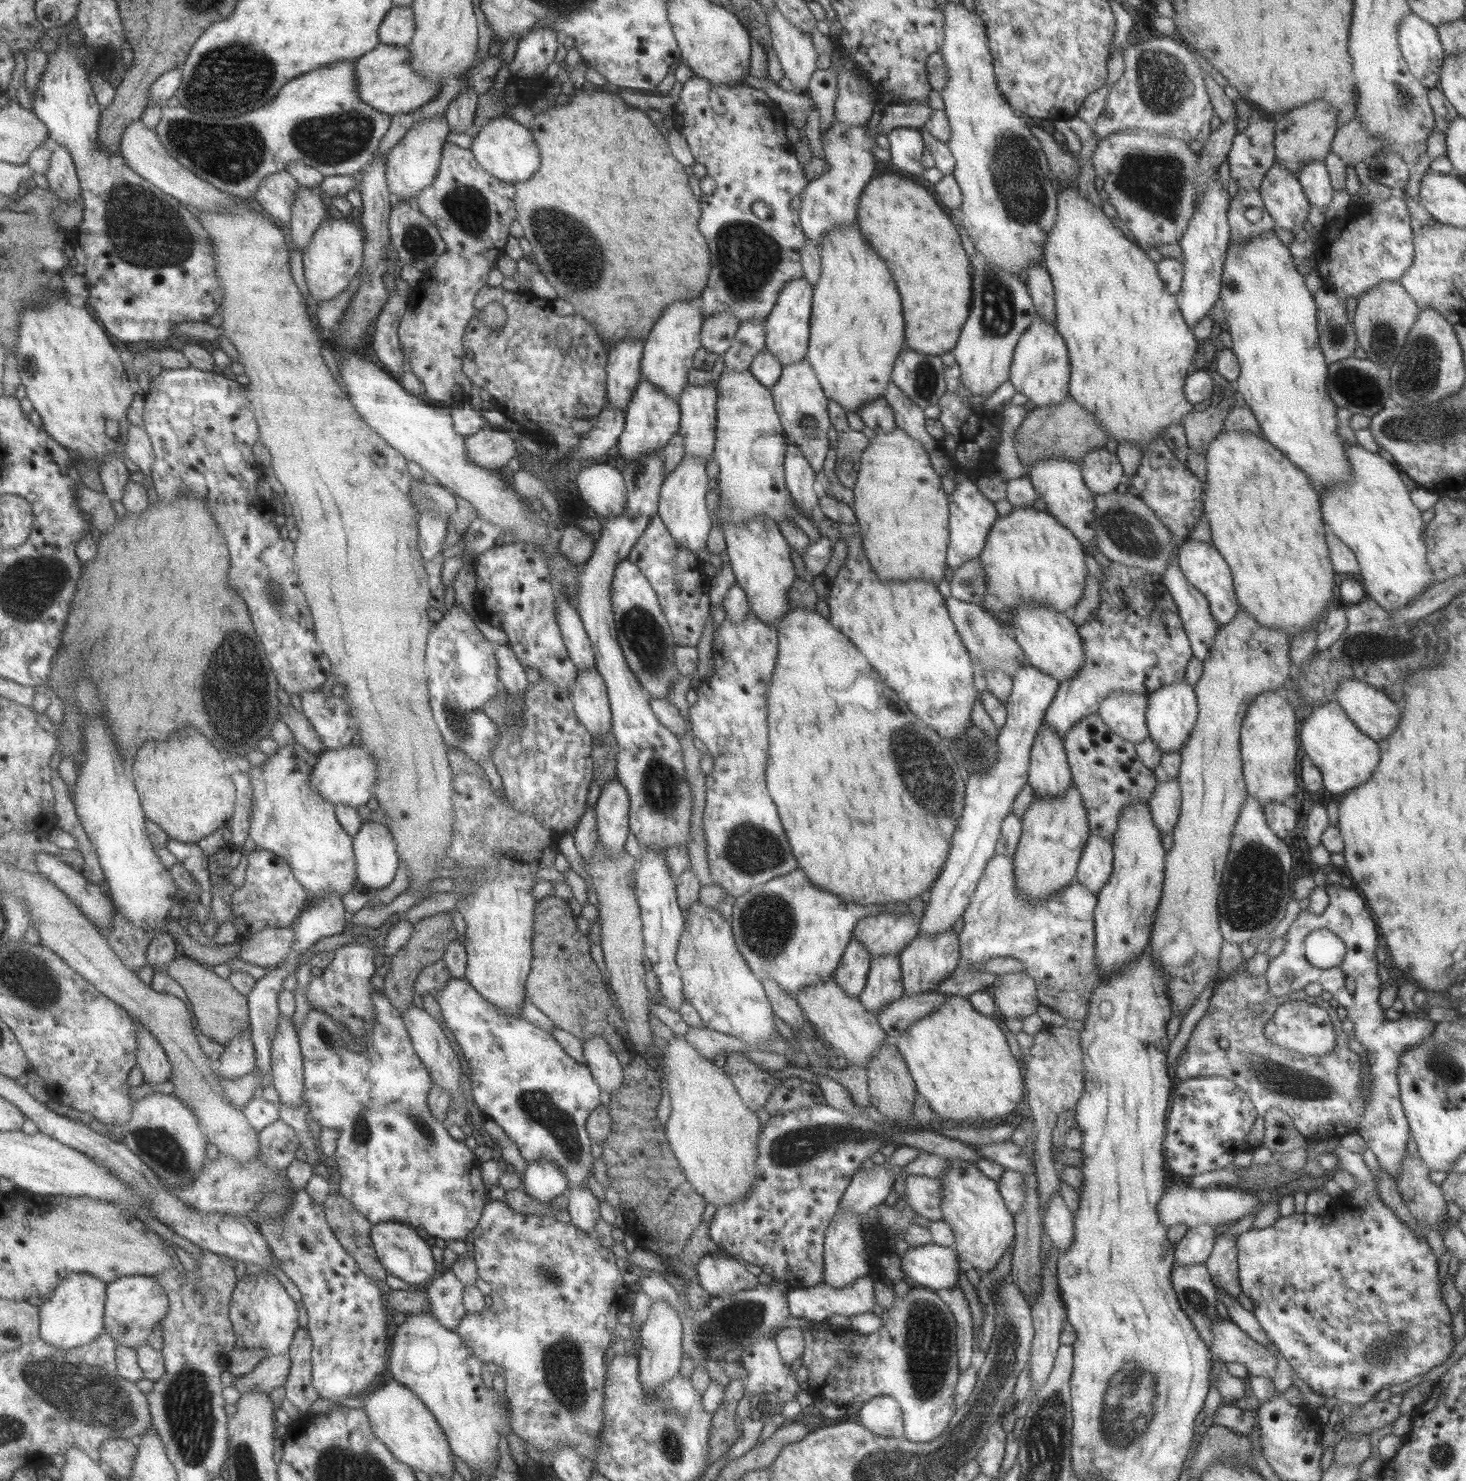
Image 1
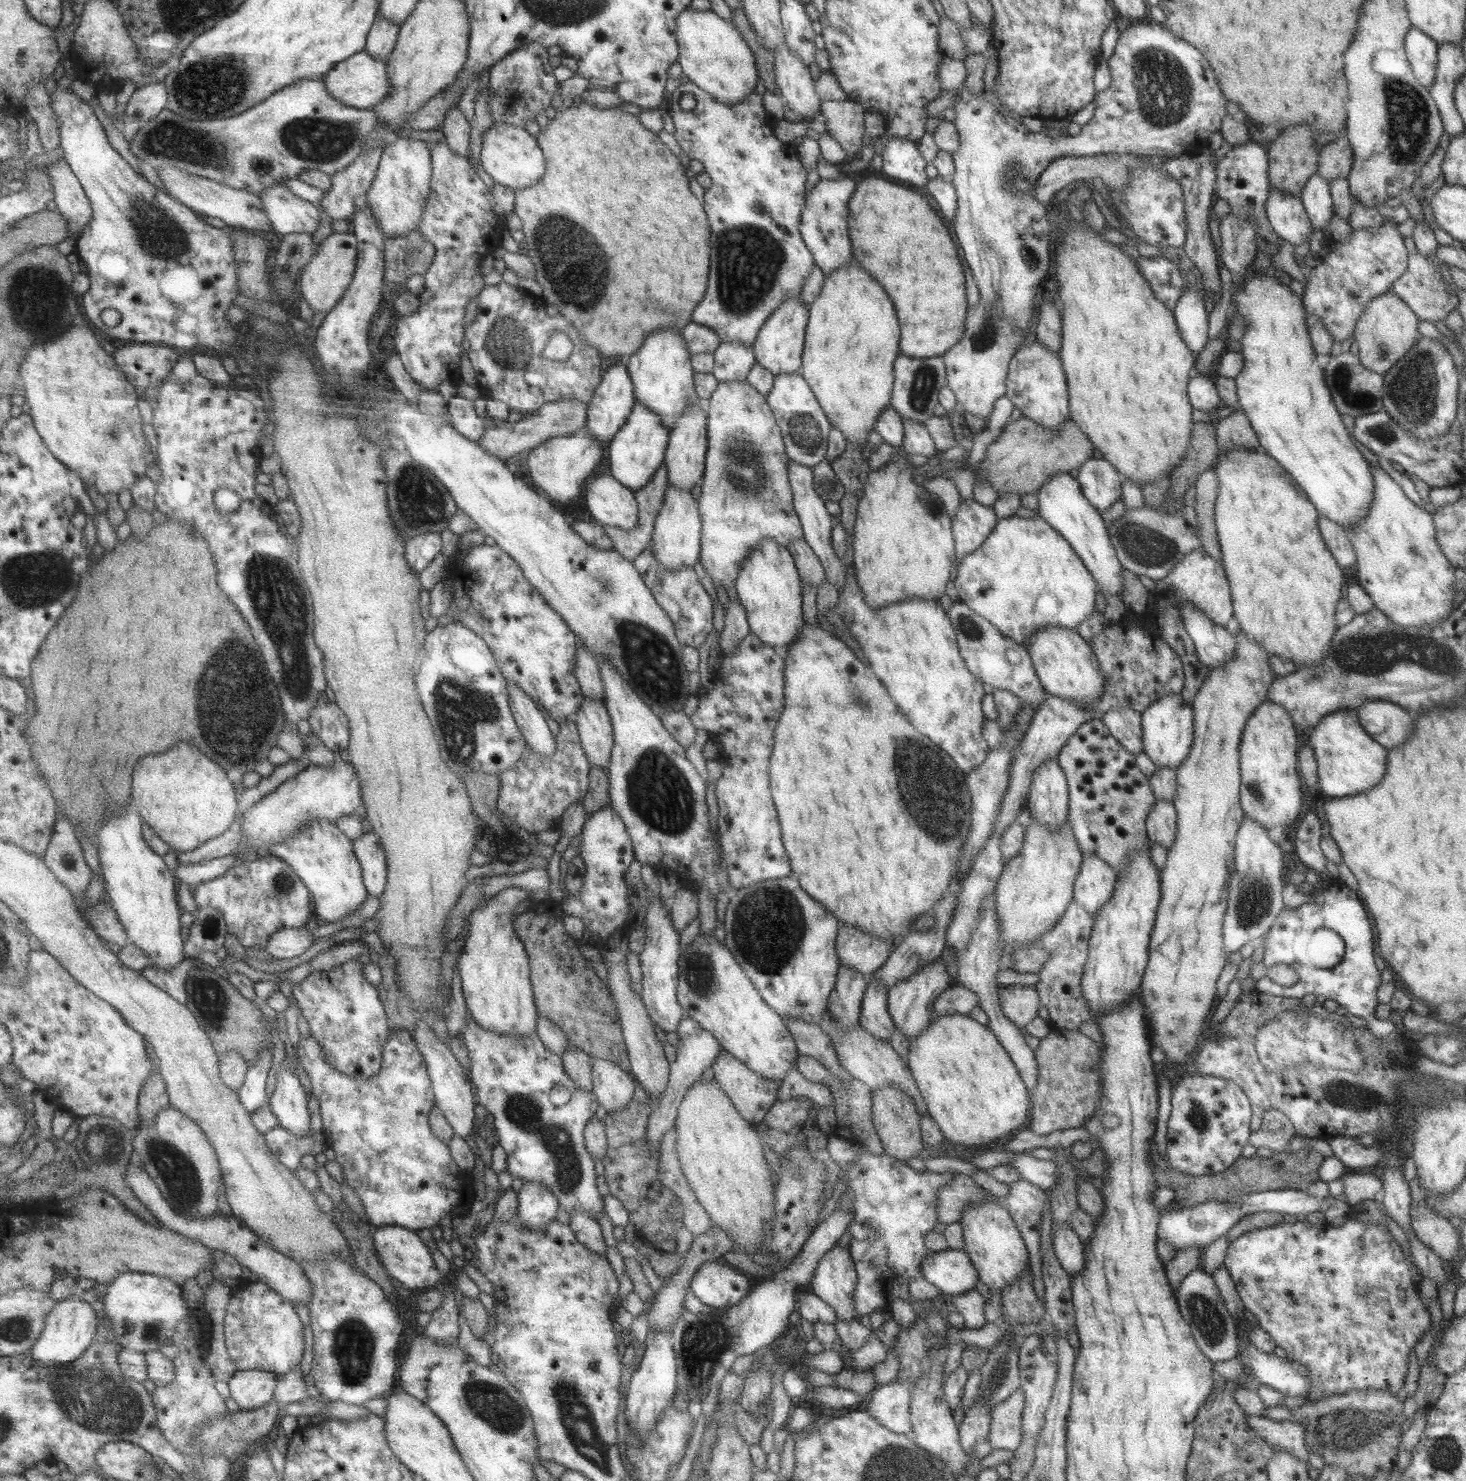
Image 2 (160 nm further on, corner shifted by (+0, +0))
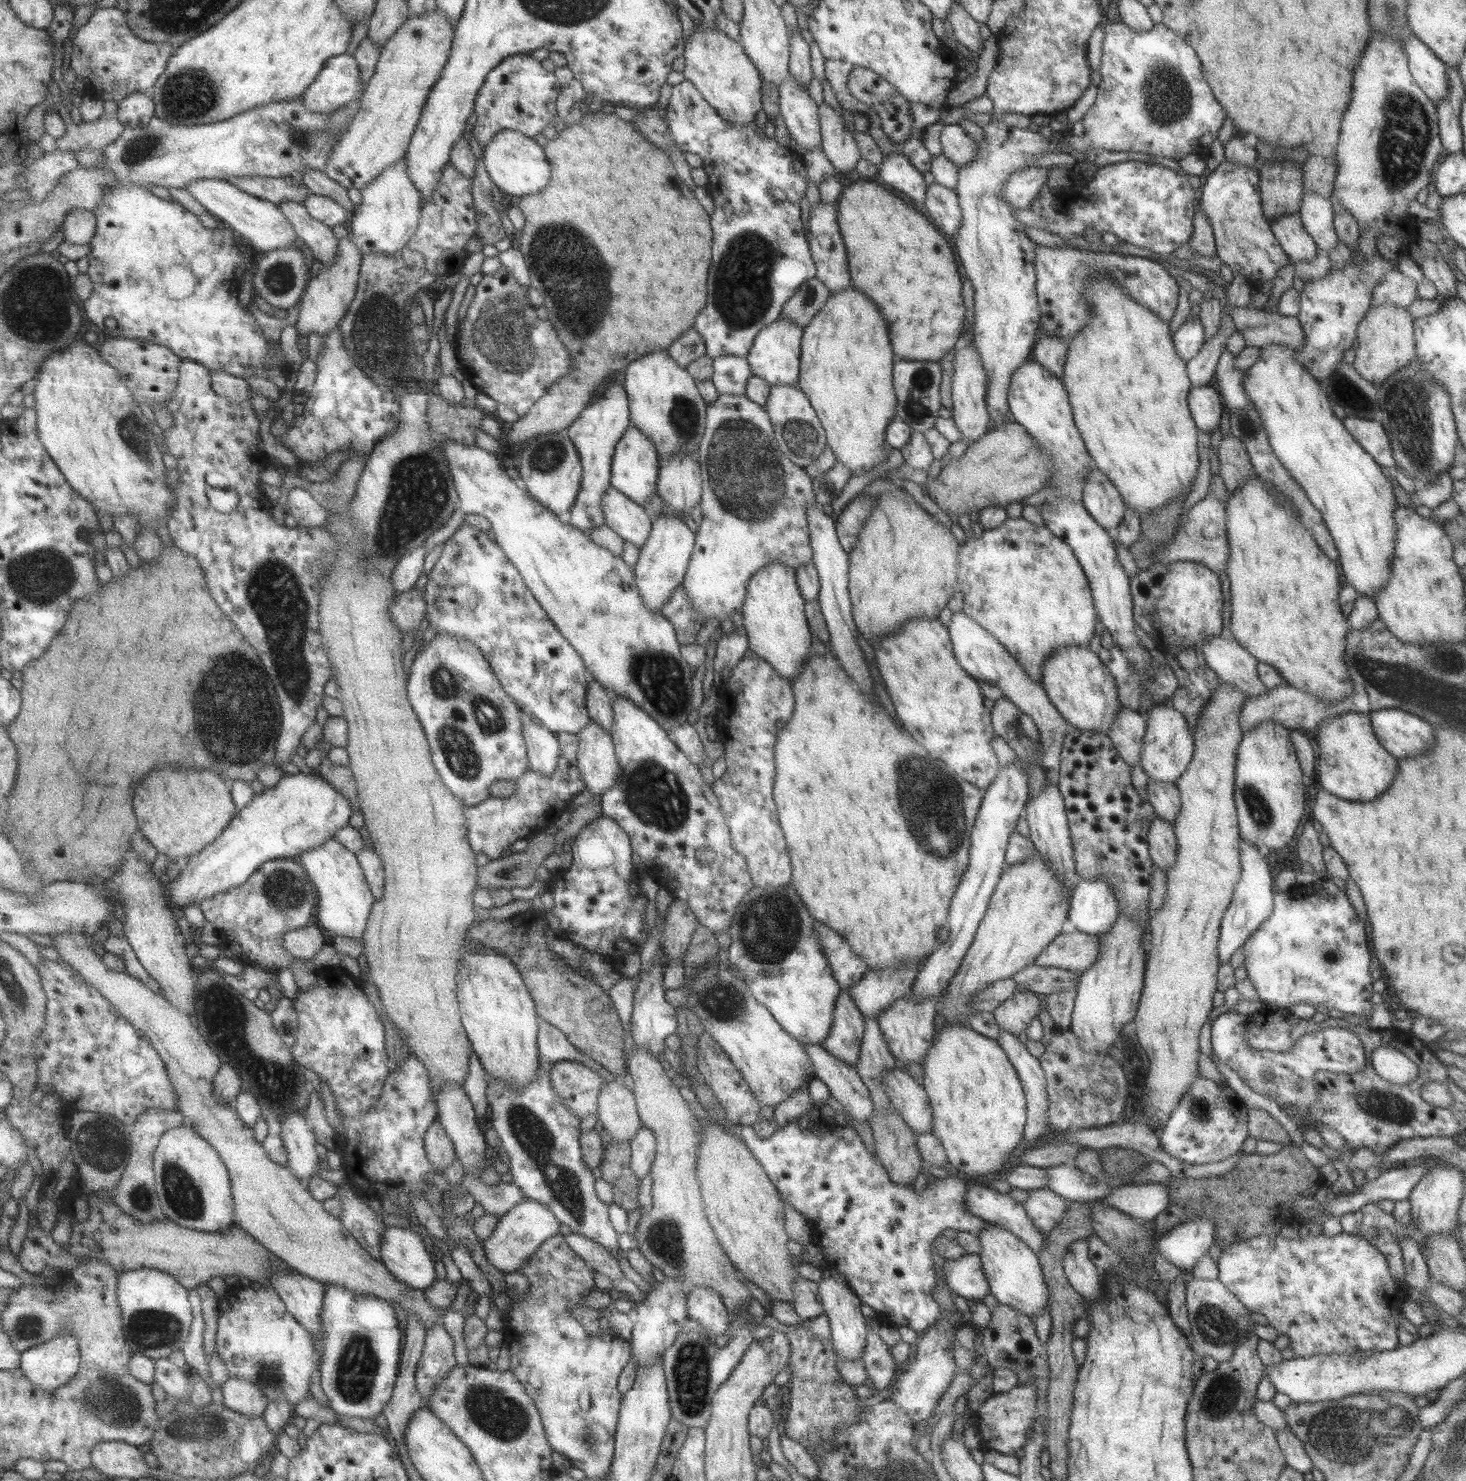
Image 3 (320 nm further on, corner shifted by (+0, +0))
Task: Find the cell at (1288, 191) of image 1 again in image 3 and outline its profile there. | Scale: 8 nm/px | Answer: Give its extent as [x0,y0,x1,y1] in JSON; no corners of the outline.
[1270,212,1317,262]

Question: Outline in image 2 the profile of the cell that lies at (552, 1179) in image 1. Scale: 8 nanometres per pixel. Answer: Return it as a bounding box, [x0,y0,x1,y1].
[517,1182,557,1228]

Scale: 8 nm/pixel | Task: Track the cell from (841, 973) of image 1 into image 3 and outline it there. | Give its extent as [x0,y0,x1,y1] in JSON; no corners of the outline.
[820,988,864,1068]

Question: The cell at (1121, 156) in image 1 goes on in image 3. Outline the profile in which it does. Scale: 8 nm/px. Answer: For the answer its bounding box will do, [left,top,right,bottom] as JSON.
[1000,167,1050,208]

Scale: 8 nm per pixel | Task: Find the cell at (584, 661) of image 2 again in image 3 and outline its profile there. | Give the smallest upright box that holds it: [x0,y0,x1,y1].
[585,680,613,735]

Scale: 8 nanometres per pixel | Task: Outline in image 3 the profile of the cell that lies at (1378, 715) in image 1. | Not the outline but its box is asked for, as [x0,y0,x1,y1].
[1369,710,1435,759]

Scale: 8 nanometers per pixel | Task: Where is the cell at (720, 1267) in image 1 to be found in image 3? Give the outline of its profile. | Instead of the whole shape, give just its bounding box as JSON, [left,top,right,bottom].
[686,1286,728,1341]

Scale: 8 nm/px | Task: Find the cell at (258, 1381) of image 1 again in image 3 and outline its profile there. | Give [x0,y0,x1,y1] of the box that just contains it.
[221,1378,271,1417]

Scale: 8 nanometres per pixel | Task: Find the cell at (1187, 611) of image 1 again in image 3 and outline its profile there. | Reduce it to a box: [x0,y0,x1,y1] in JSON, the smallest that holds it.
[1198,636,1268,697]

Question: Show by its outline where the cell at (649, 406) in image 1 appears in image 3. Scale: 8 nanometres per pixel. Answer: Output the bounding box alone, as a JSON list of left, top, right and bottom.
[610,424,660,508]

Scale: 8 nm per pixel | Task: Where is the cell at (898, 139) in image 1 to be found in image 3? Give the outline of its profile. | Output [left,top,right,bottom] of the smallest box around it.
[877,152,926,206]

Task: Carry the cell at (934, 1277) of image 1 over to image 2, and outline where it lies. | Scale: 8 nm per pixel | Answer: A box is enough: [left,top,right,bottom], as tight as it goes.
[921,1249,978,1297]

